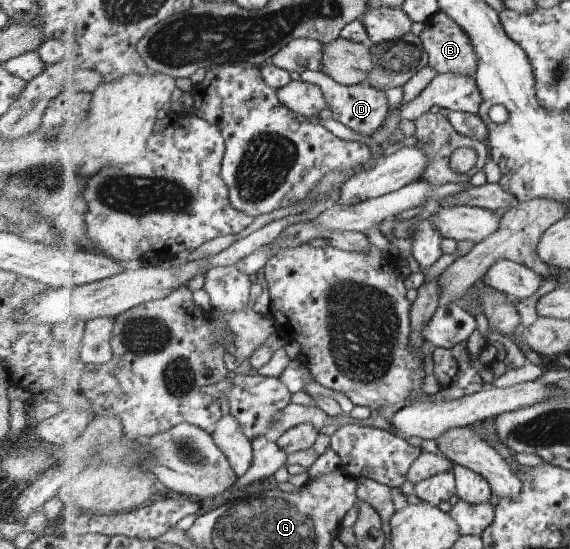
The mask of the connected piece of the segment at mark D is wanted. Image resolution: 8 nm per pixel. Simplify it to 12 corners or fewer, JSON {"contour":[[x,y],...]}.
{"contour":[[323,70],[296,75],[323,89],[332,118],[363,139],[391,112],[385,91]]}

